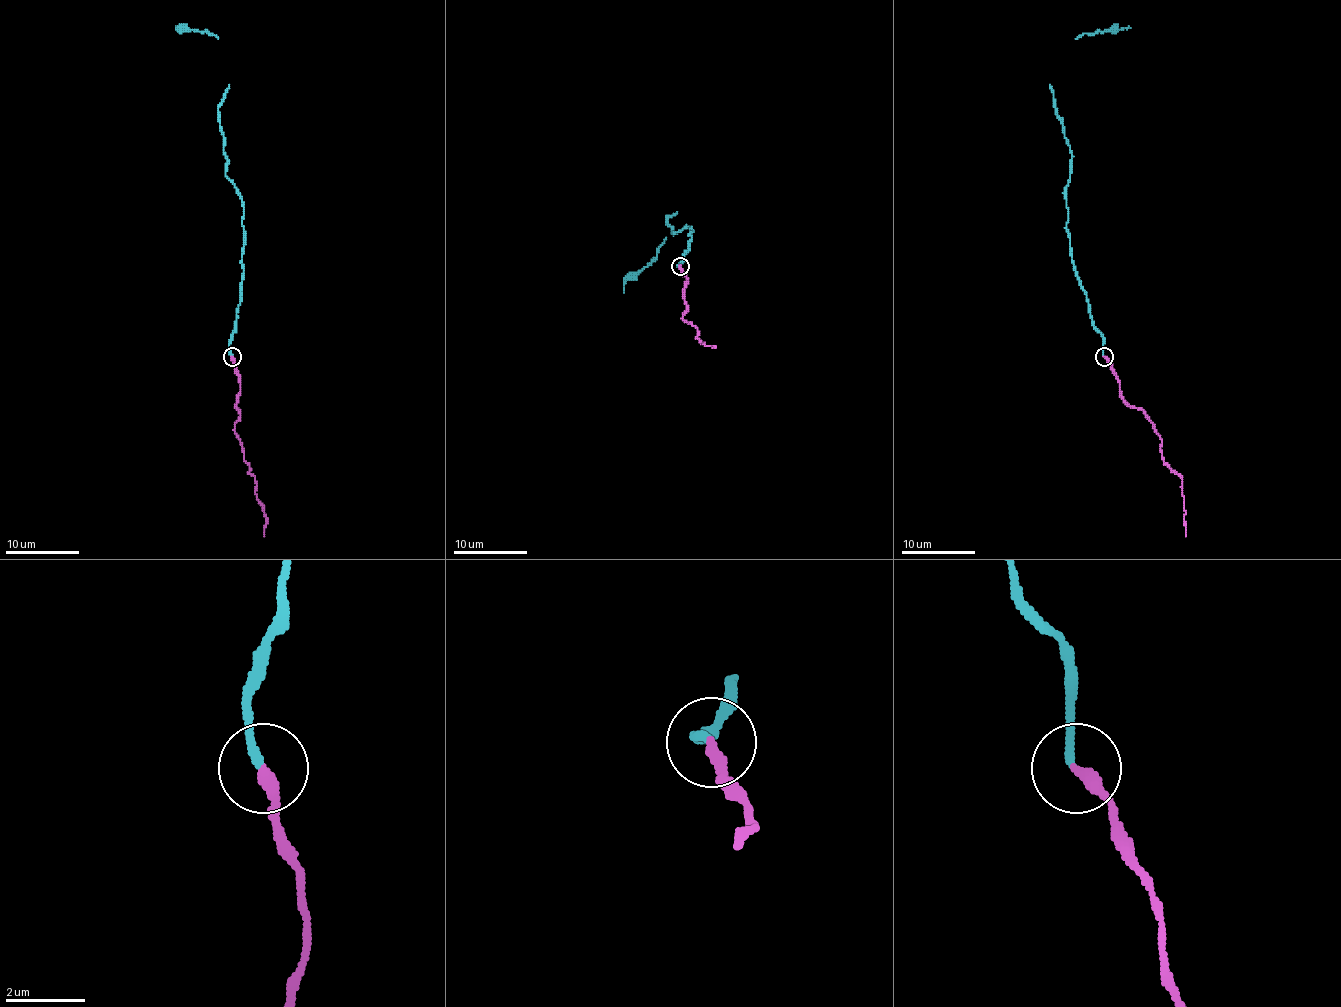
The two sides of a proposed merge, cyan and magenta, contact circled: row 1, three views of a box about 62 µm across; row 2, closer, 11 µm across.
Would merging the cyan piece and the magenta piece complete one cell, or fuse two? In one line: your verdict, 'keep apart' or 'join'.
join

